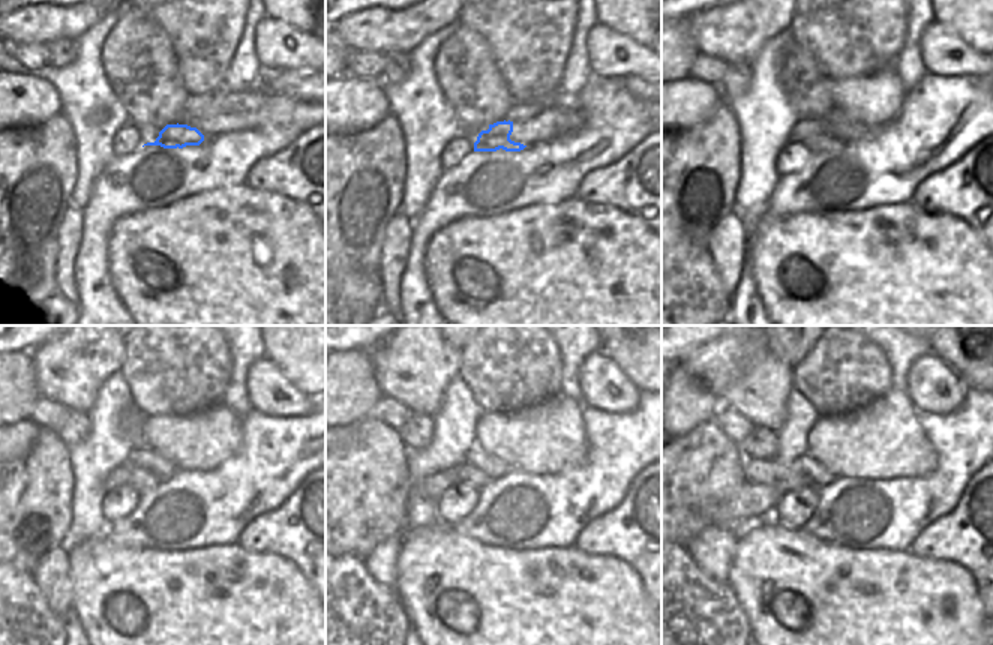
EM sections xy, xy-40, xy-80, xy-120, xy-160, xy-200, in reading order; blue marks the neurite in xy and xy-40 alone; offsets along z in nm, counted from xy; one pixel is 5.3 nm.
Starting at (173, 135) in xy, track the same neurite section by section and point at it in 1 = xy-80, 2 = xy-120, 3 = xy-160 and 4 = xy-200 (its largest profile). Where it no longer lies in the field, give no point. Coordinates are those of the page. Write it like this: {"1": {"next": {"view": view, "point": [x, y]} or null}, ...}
{"1": {"next": {"view": "xy-80", "point": [816, 144]}}, "2": {"next": {"view": "xy-120", "point": [140, 479]}}, "3": {"next": {"view": "xy-160", "point": [468, 474]}}, "4": {"next": {"view": "xy-200", "point": [756, 471]}}}

